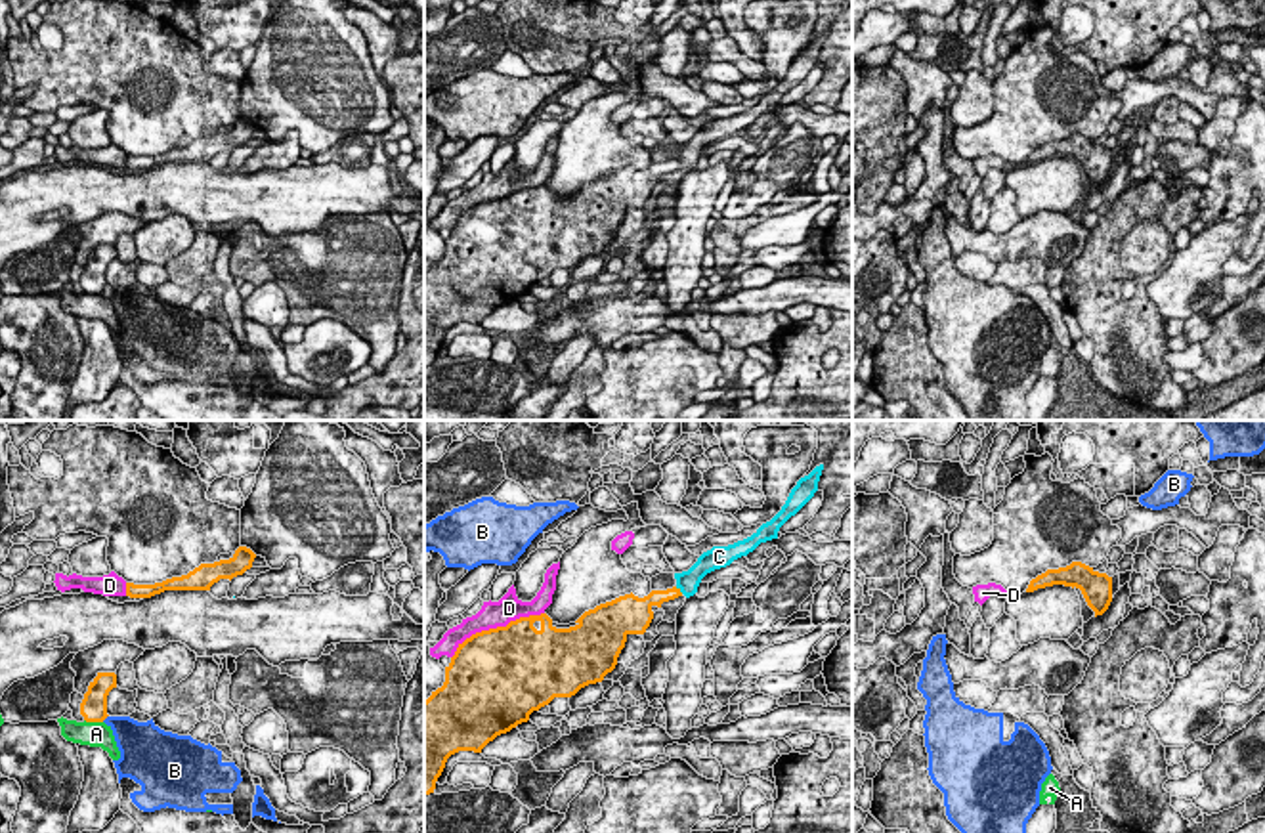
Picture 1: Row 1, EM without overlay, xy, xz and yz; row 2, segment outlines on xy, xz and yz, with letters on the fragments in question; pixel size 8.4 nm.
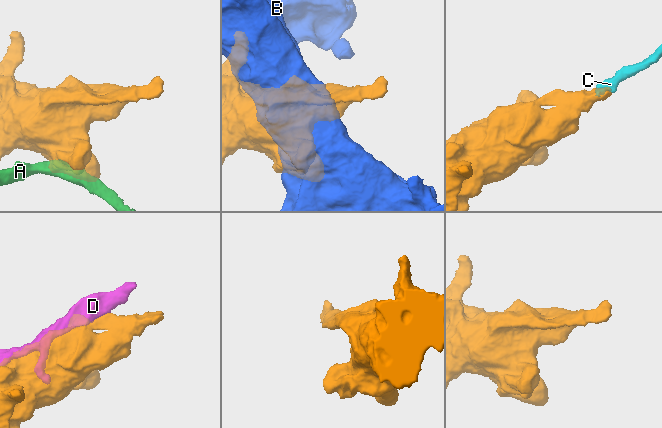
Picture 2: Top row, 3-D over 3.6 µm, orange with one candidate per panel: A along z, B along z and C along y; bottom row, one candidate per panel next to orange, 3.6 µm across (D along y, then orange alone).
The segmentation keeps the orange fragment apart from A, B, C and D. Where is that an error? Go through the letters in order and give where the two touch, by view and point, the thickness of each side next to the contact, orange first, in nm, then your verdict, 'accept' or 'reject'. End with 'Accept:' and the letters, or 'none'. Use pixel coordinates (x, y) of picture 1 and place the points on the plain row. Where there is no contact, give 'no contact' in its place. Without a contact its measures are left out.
A: xy (94, 293) | 220/220 nm | reject
B: xy (104, 291) | 220/260 nm | reject
C: xz (679, 161) | 130/190 nm | reject
D: xz (497, 199) | 500/220 nm | reject
Accept: none

